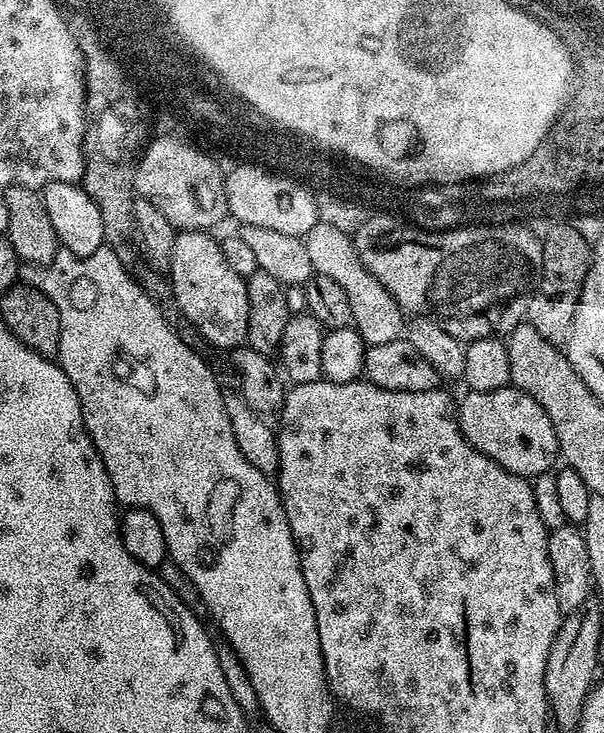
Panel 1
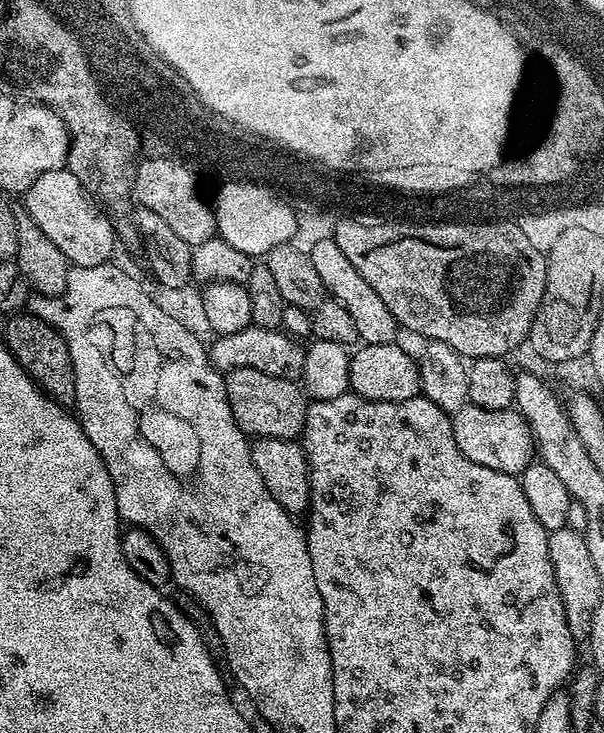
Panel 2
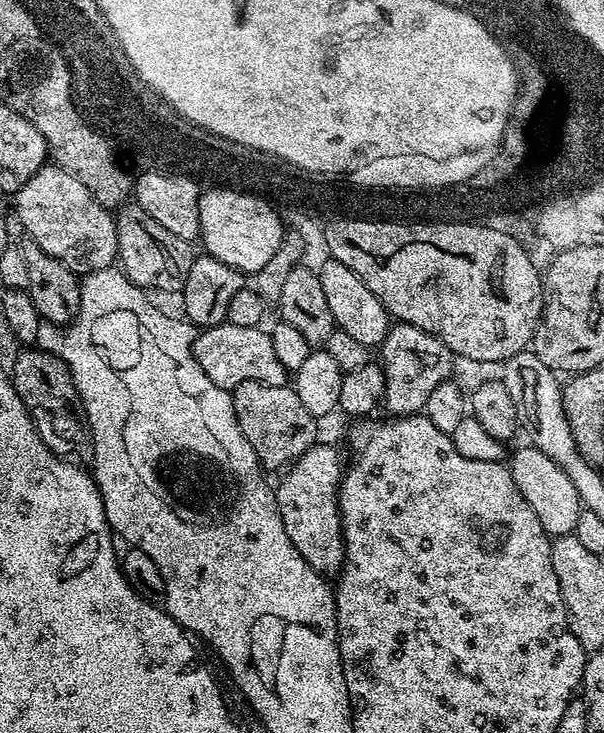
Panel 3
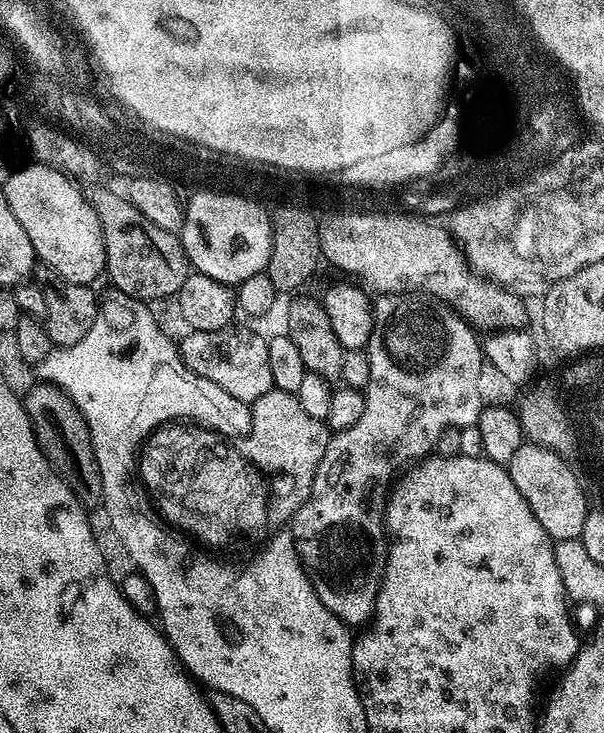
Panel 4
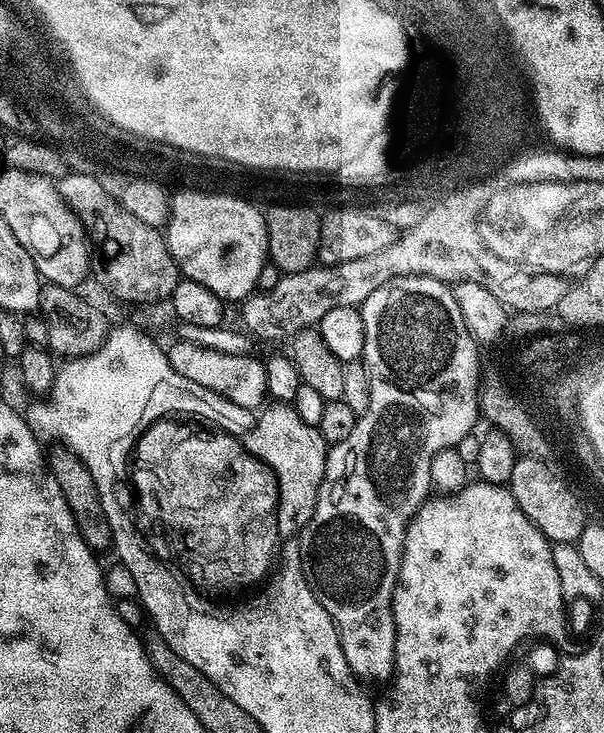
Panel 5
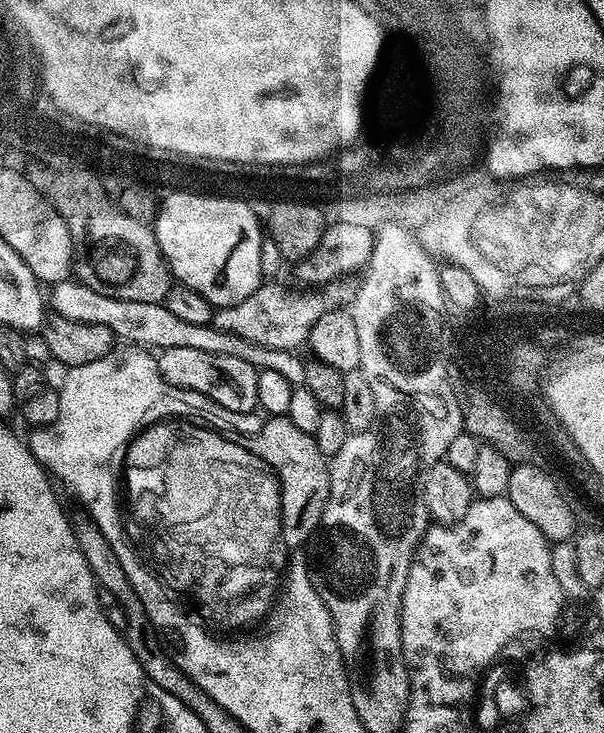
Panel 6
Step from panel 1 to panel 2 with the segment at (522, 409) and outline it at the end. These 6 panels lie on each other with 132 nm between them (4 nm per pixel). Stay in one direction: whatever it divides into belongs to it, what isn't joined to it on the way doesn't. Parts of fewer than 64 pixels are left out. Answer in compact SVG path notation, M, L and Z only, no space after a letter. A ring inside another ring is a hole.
M469 402L452 416L452 429L454 430L454 442L458 442L458 450L462 450L462 454L470 458L470 462L478 462L478 466L490 466L490 470L498 470L508 476L519 477L520 473L533 463L532 431L528 429L528 423L524 421L519 411L486 410L482 406Z

